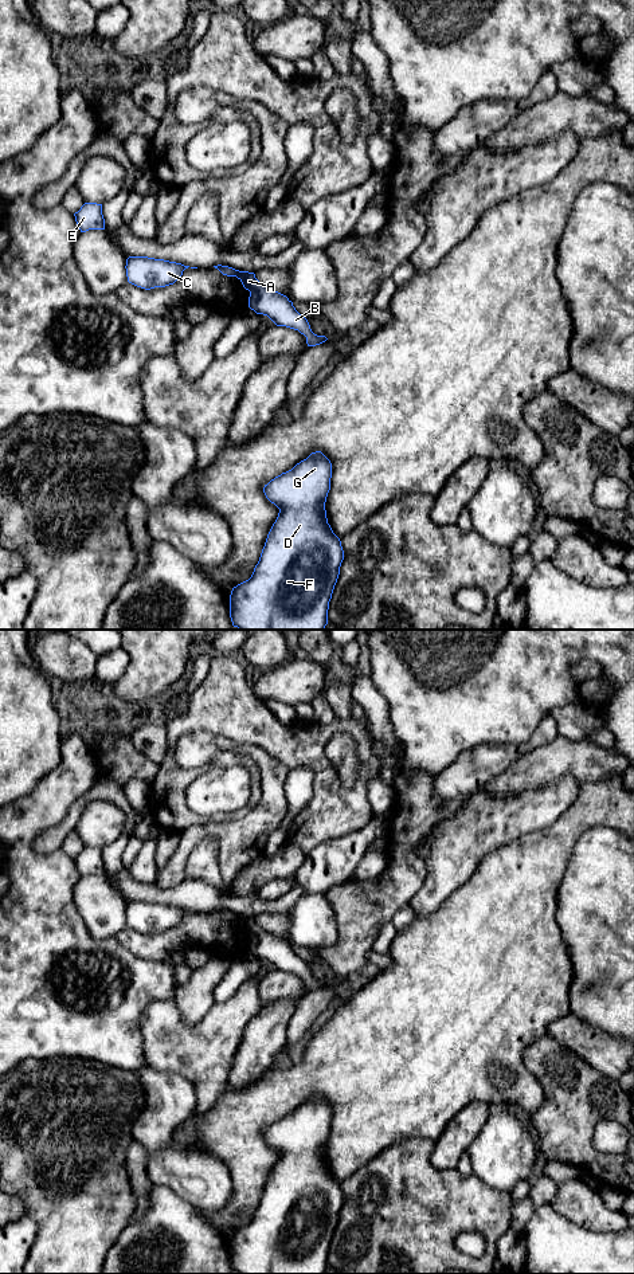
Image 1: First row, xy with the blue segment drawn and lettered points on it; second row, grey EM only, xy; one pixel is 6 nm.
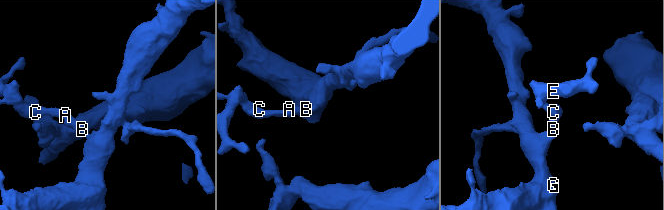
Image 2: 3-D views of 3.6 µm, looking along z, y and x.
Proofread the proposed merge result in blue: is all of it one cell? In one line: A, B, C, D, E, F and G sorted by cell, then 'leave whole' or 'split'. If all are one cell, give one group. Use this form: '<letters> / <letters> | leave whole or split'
A B C D E F G | leave whole

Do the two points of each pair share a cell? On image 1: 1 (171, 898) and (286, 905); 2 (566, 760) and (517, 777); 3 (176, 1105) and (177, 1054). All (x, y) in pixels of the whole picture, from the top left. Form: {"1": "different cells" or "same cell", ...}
{"1": "same cell", "2": "same cell", "3": "different cells"}

